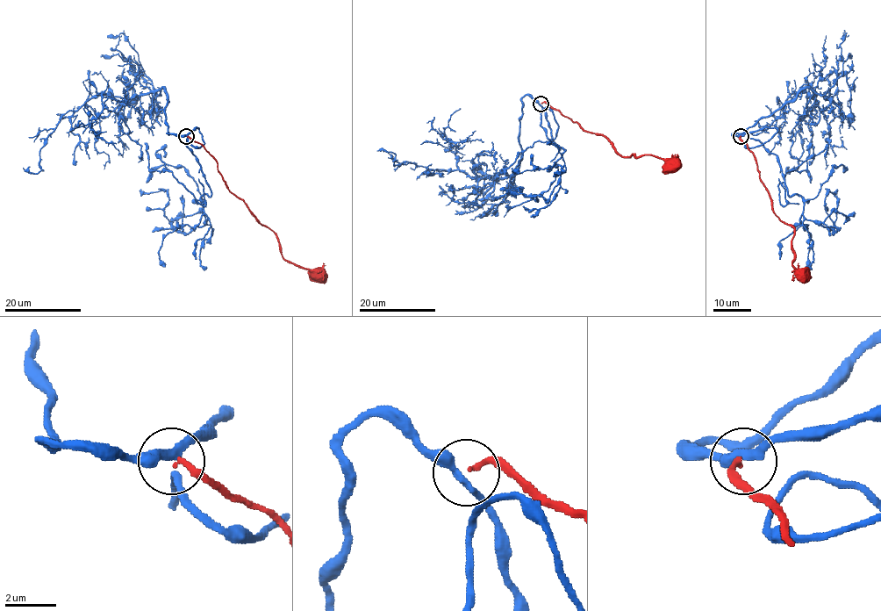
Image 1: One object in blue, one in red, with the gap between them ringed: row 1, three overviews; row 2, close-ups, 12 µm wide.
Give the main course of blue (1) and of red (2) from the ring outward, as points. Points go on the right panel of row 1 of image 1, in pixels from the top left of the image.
1: (741, 136), (777, 130), (745, 146), (757, 139), (777, 156), (788, 194), (833, 233), (825, 200), (837, 190)
2: (741, 136), (755, 157), (757, 171), (770, 197), (774, 212), (793, 227), (792, 265), (802, 275)

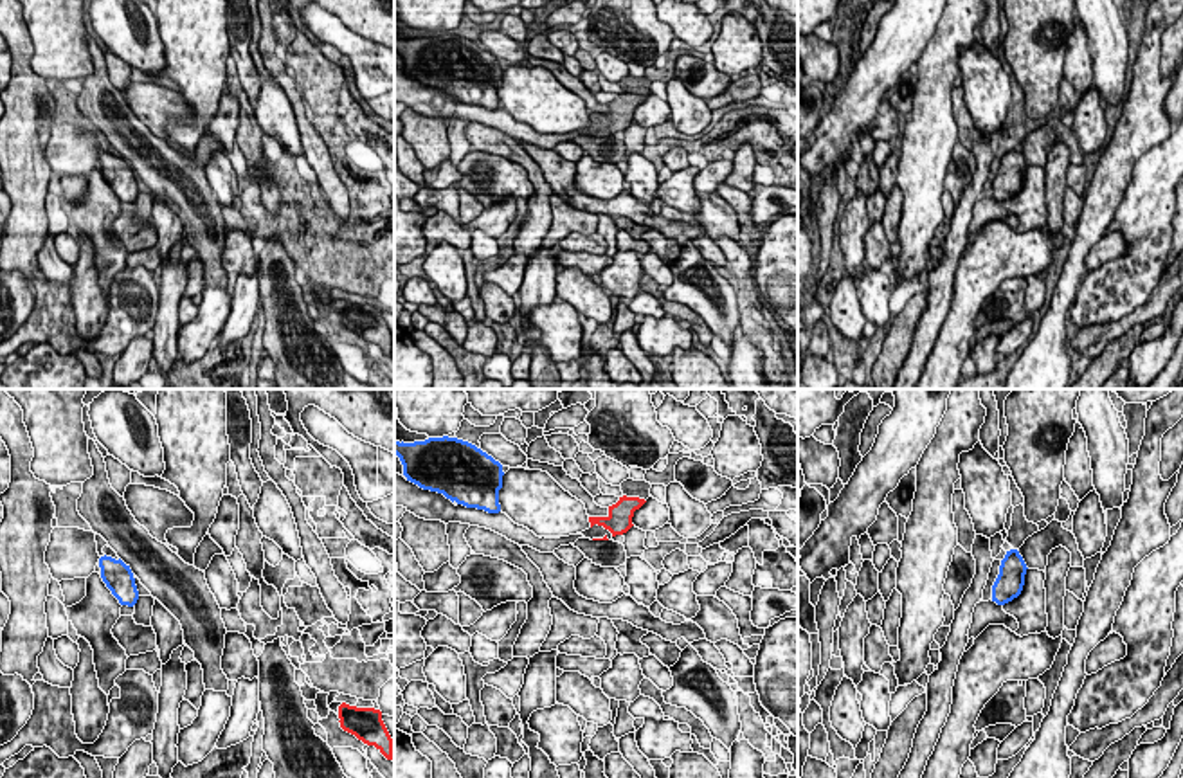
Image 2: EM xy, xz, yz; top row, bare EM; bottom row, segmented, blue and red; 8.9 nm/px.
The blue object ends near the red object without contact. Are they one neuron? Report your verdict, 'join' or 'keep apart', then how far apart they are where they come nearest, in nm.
join; gap 800 nm

